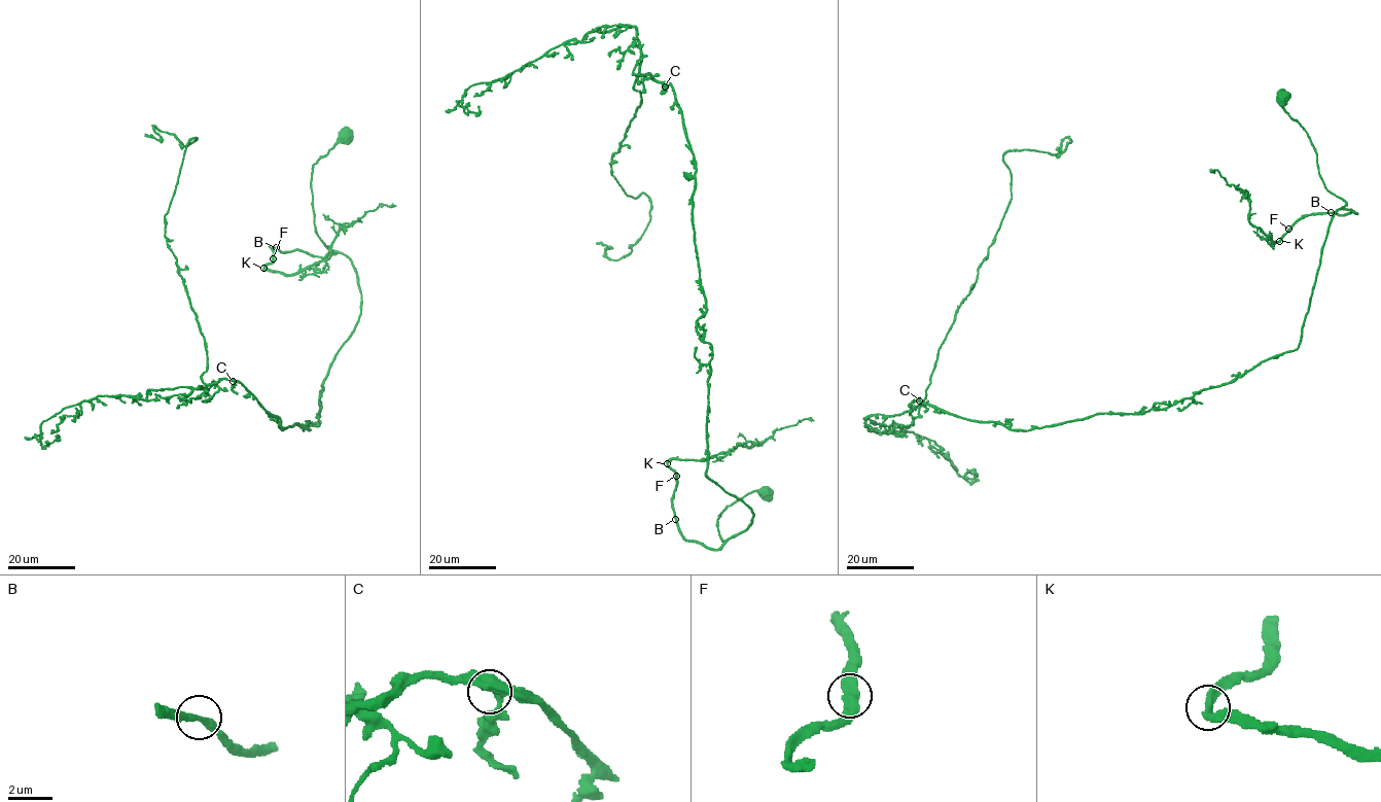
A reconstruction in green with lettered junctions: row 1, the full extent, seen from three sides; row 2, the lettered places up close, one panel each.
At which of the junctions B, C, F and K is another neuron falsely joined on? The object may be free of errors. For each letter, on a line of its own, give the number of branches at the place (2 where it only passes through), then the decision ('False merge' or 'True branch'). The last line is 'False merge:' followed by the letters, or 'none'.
B: Branches: 2. True branch
C: Branches: 2. True branch
F: Branches: 2. True branch
K: Branches: 2. True branch
False merge: none

